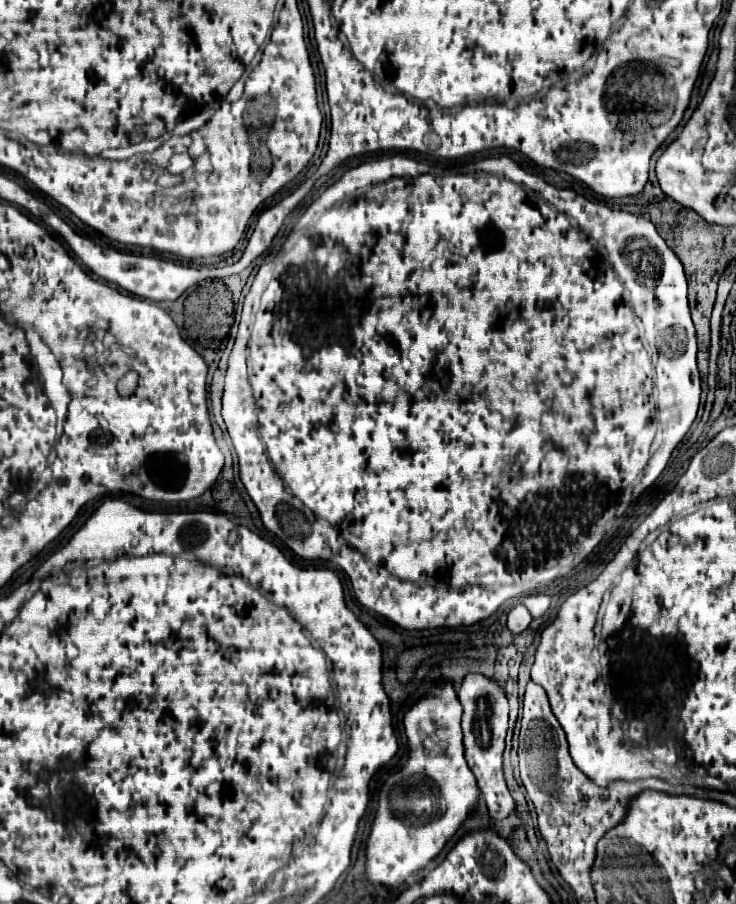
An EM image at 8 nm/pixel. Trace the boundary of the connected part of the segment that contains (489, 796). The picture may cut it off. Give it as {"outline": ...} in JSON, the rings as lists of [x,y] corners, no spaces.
{"outline":[[[468,674],[462,682],[462,688],[458,692],[458,700],[464,708],[462,712],[462,734],[464,734],[464,756],[466,756],[466,762],[470,766],[470,770],[474,772],[476,776],[476,782],[478,782],[478,788],[486,800],[486,806],[488,806],[488,814],[492,821],[504,820],[512,810],[514,810],[514,800],[510,796],[510,790],[506,786],[506,780],[504,780],[504,774],[502,774],[502,752],[504,752],[504,736],[506,736],[506,730],[508,730],[508,700],[506,700],[506,694],[502,692],[502,688],[488,680],[486,676],[482,674]]]}

